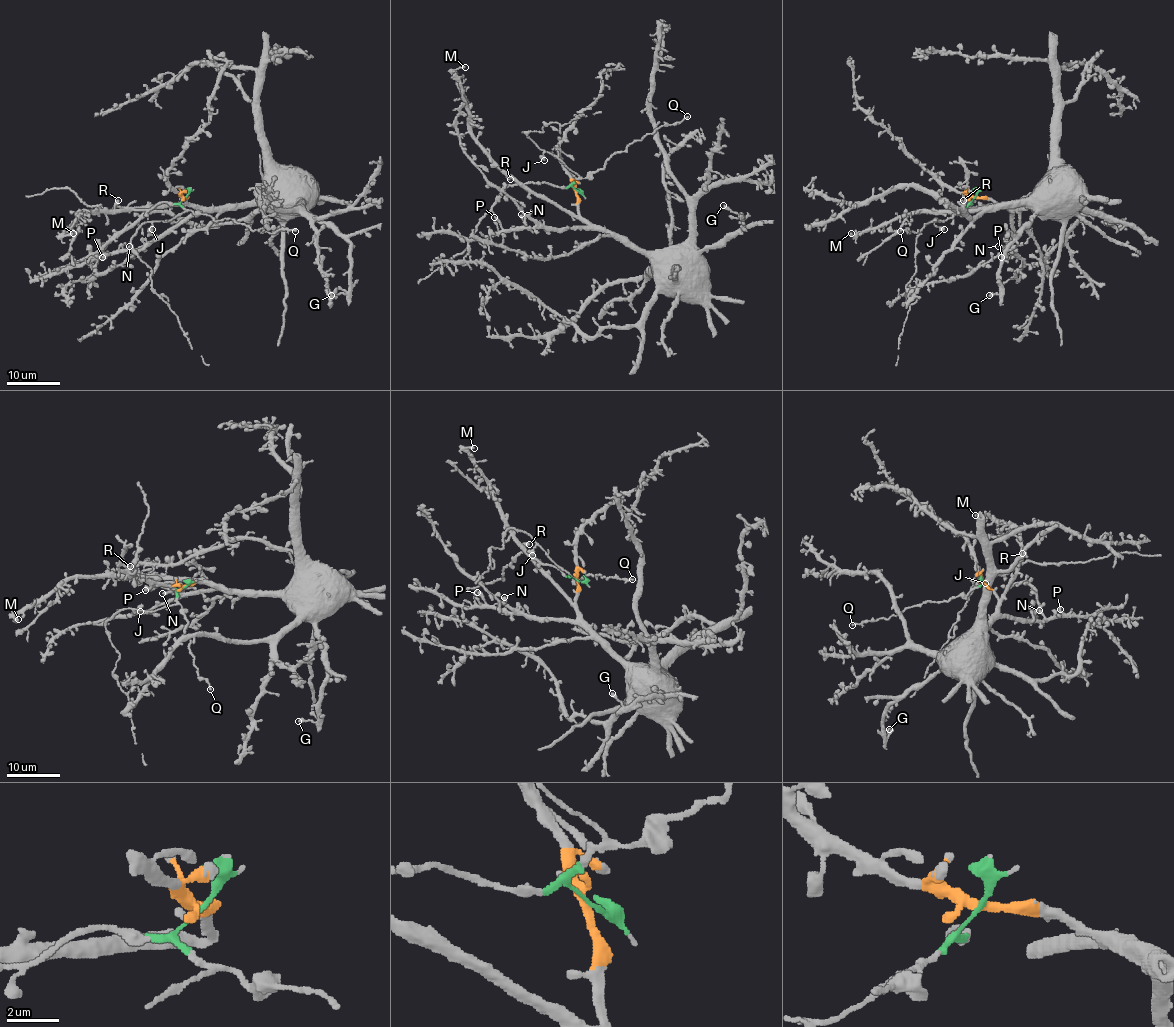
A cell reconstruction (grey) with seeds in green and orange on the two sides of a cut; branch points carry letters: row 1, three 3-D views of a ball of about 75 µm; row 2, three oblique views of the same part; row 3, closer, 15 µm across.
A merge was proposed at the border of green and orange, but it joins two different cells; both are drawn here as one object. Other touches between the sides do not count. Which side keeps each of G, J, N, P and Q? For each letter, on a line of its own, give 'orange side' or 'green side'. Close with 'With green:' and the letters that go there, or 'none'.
G: orange side
J: green side
N: orange side
P: orange side
Q: green side
With green: J, Q

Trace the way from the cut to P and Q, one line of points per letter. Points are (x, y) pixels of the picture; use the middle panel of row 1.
P: (575, 190), (576, 209), (588, 223), (587, 226), (504, 229), (494, 217)
Q: (575, 190), (572, 184), (578, 179), (596, 172), (614, 154), (662, 125), (677, 124), (688, 116)

